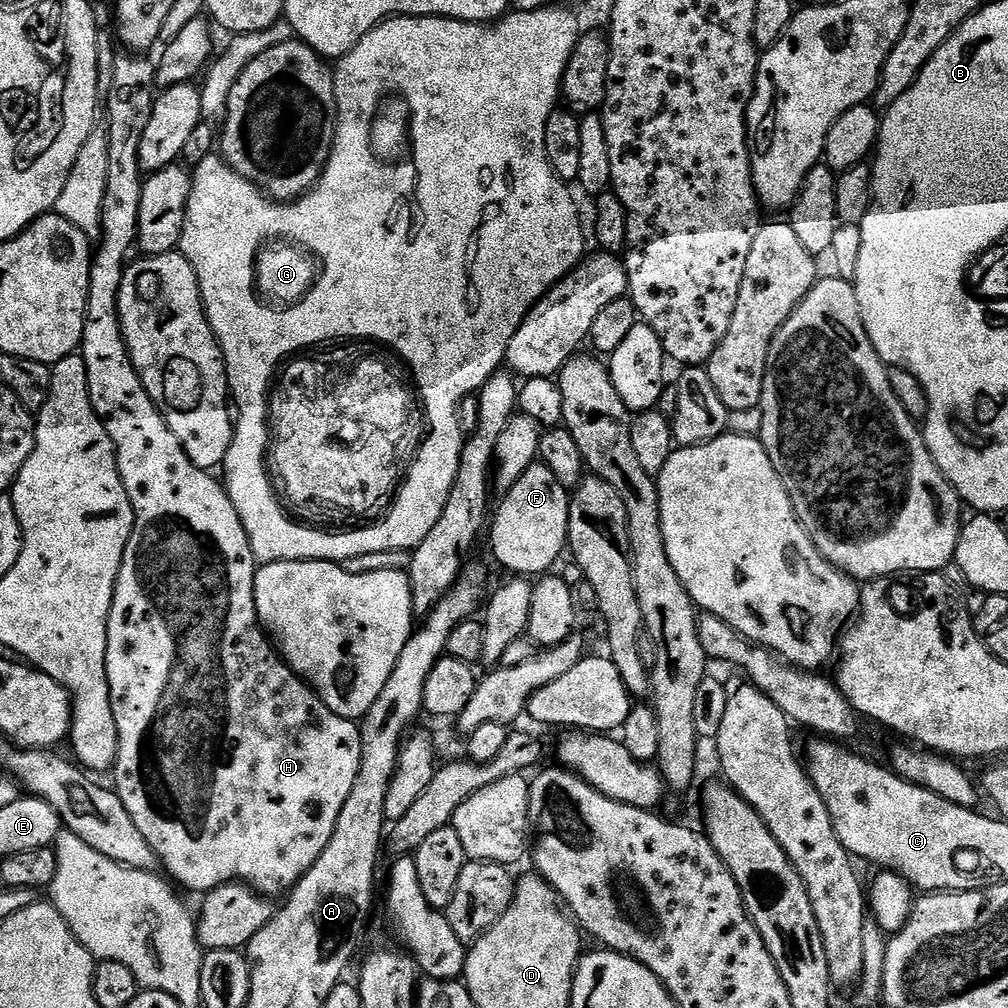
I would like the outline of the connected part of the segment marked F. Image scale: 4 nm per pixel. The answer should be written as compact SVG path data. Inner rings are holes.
M535 462L530 465L529 469L526 470L524 474L522 474L521 478L519 478L518 482L515 482L513 488L506 494L502 496L500 500L501 504L494 508L494 519L490 524L490 532L492 528L492 552L496 555L496 560L501 564L504 568L509 568L512 571L512 574L519 574L524 578L539 578L544 576L545 574L551 573L553 571L552 568L556 564L556 559L559 558L560 555L565 555L566 549L568 548L568 501L570 499L569 489L566 489L562 486L562 482L558 482L558 478L554 478L554 473L547 468L544 464Z

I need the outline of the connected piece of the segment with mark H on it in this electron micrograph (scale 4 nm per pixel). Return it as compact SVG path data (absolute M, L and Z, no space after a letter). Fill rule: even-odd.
M120 54L120 55L117 55L117 58L116 58L116 61L115 61L115 62L114 62L114 78L113 78L113 79L112 79L112 81L111 81L111 82L110 82L110 86L109 86L109 87L108 87L108 88L107 88L107 90L106 90L106 108L107 108L107 104L108 104L108 113L106 113L106 119L107 119L107 122L108 122L108 141L109 141L109 142L110 142L110 155L109 155L109 157L108 157L108 164L107 164L107 173L106 173L106 198L104 198L104 199L103 199L103 200L102 200L102 226L101 226L101 227L100 227L100 235L99 235L99 237L98 237L98 243L100 243L100 245L99 245L99 244L98 244L98 243L97 243L97 244L96 244L96 245L95 245L95 248L94 248L94 251L93 251L93 254L92 254L92 269L91 269L91 270L90 270L90 290L89 290L89 291L88 291L88 305L87 305L87 306L86 306L86 318L85 318L85 319L84 319L84 338L83 338L83 341L82 341L82 355L83 355L83 357L84 357L84 361L85 361L85 362L86 362L86 374L87 374L87 375L88 375L88 393L89 393L89 394L90 394L90 402L91 402L91 403L92 403L92 408L93 408L93 409L94 409L94 410L95 410L95 411L96 411L96 413L97 413L97 414L98 414L98 418L99 418L99 419L100 419L100 421L102 421L102 423L103 423L103 424L104 424L104 425L105 425L105 426L106 426L106 434L110 434L110 438L111 438L111 439L112 439L112 441L113 441L113 442L114 442L114 446L115 446L115 447L116 447L116 461L117 461L117 462L118 462L118 470L119 470L119 471L120 471L120 477L121 477L121 478L122 478L122 486L126 486L126 494L127 494L127 495L128 495L128 497L129 497L129 498L130 498L130 506L131 506L131 507L132 507L132 509L133 509L133 510L134 510L134 530L133 530L133 531L132 531L132 533L131 533L131 534L130 534L130 538L129 538L129 539L128 539L128 545L127 545L127 546L126 546L126 550L125 550L125 551L124 551L124 557L123 557L123 558L122 558L122 566L121 566L121 567L120 567L120 573L119 573L119 574L118 574L118 578L117 578L117 579L116 579L116 589L115 589L115 590L114 590L114 598L113 598L113 599L112 599L112 605L111 605L111 606L110 606L110 614L109 614L109 615L108 615L108 645L107 645L107 646L106 646L106 674L107 674L107 675L108 675L108 681L109 681L109 682L110 682L110 698L111 698L111 699L112 699L112 709L113 709L113 710L114 710L114 722L115 722L115 723L116 723L116 725L117 725L117 726L118 726L118 750L117 750L117 751L116 751L116 763L115 763L115 765L114 765L114 773L115 773L115 772L116 772L116 782L115 782L115 778L114 778L114 791L115 791L115 793L116 793L116 795L117 795L117 796L119 796L119 797L120 797L120 801L121 801L121 802L122 802L122 806L126 806L126 814L130 814L130 818L134 818L134 826L138 826L138 830L142 830L142 838L146 838L146 842L150 842L150 846L151 846L151 847L152 847L152 849L153 849L153 850L154 850L154 854L155 854L155 855L156 855L156 858L157 858L157 861L159 861L159 863L160 863L160 864L161 864L161 865L162 865L162 868L163 868L163 864L164 864L164 868L165 868L165 870L166 870L166 871L168 871L168 872L169 872L169 874L168 874L168 873L167 873L167 875L168 875L168 876L169 876L169 877L171 877L171 879L172 879L172 880L173 880L173 881L175 881L175 883L176 883L176 884L177 884L177 885L179 885L179 887L180 887L180 888L181 888L181 889L183 889L183 888L182 888L182 887L184 887L184 888L185 888L185 890L186 890L186 891L188 891L188 892L200 892L200 893L199 893L199 894L207 894L207 893L210 893L210 892L213 892L213 891L214 891L214 890L215 890L215 888L220 888L220 887L221 887L221 886L222 886L222 885L224 885L224 884L231 884L231 883L233 883L233 882L243 882L243 883L245 883L245 884L247 884L247 885L248 885L248 887L249 887L249 888L251 888L251 889L252 889L252 891L253 891L253 892L255 892L255 893L257 893L257 894L259 894L259 895L261 895L261 896L266 896L266 897L269 897L269 898L277 898L277 897L276 897L276 896L280 896L280 895L281 895L281 896L280 896L280 897L283 897L283 896L284 896L284 895L285 895L285 893L287 893L287 892L288 892L288 891L289 891L289 890L290 890L290 889L291 889L291 888L292 888L292 887L294 887L294 885L296 885L296 883L298 883L298 881L299 881L299 880L301 880L301 878L302 878L302 877L304 877L304 876L305 876L305 874L306 874L306 873L307 873L307 872L309 872L309 871L310 871L310 869L311 869L311 868L312 868L312 867L313 867L313 866L314 866L314 862L318 862L318 858L322 858L322 850L326 850L326 846L327 846L327 845L328 845L328 844L329 844L329 843L330 843L330 838L334 838L334 826L338 826L338 814L342 814L342 806L346 806L346 798L350 798L350 790L354 790L354 778L358 778L358 774L359 774L359 773L360 773L360 763L361 763L361 762L362 762L362 738L361 738L361 737L360 737L360 724L359 724L359 723L357 723L357 721L354 721L354 720L347 720L347 719L346 719L346 718L342 718L342 717L341 717L341 716L339 716L339 715L338 715L338 714L334 714L334 710L330 710L330 706L326 706L326 705L325 705L325 704L324 704L324 703L322 703L322 702L321 702L321 700L320 700L320 698L319 698L319 696L317 696L317 695L316 695L316 693L315 693L315 692L313 692L313 691L312 691L312 689L311 689L311 688L309 688L309 687L308 687L308 685L307 685L307 684L305 684L305 683L304 683L304 681L303 681L303 680L301 680L301 679L300 679L300 677L299 677L299 676L297 676L297 675L296 675L296 673L295 673L295 672L293 672L293 670L292 670L292 668L291 668L291 666L290 666L290 665L288 665L288 664L286 664L286 663L284 663L284 659L282 659L282 658L281 658L281 657L280 657L280 653L279 653L279 652L277 652L277 651L276 651L276 649L275 649L275 647L274 647L274 645L273 645L273 643L272 643L272 641L271 641L271 639L269 639L269 637L268 637L268 636L267 636L267 635L266 635L266 633L265 633L265 631L264 631L264 629L263 629L263 628L261 628L261 626L260 626L260 620L259 620L259 619L258 619L258 618L257 618L257 616L256 616L256 595L255 595L255 594L254 594L254 582L255 582L255 581L256 581L256 569L257 569L257 567L258 567L258 561L257 561L257 559L256 559L256 556L255 556L255 555L254 555L254 553L252 553L252 547L251 547L251 546L250 546L250 538L249 538L249 537L248 537L248 535L247 535L247 534L246 534L246 530L245 530L245 529L244 529L244 527L243 527L243 526L242 526L242 518L238 518L238 510L234 510L234 502L230 502L230 498L229 498L229 497L228 497L228 489L227 489L227 488L225 488L225 487L224 487L224 485L223 485L223 483L221 483L221 481L220 481L220 480L219 480L219 479L217 479L217 477L216 477L216 480L215 480L215 478L214 478L214 477L215 477L215 475L213 475L213 473L212 473L212 472L204 472L204 471L202 471L202 469L201 469L201 468L199 468L199 467L198 467L198 466L194 466L194 465L193 465L193 464L192 464L192 463L191 463L191 462L190 462L190 458L186 458L186 450L182 450L182 446L181 446L181 445L180 445L180 443L179 443L179 442L178 442L178 438L174 438L174 434L173 434L173 433L172 433L172 431L171 431L171 430L170 430L170 426L166 426L166 422L165 422L165 421L164 421L164 419L163 419L163 418L162 418L162 414L161 414L161 413L160 413L160 412L159 412L159 411L158 411L158 410L157 410L157 408L156 408L156 407L155 407L155 406L154 406L154 402L153 402L153 401L152 401L152 399L151 399L151 398L150 398L150 394L146 394L146 386L142 386L142 382L141 382L141 381L140 381L140 379L139 379L139 378L138 378L138 374L137 374L137 373L136 373L136 371L135 371L135 370L134 370L134 366L133 366L133 365L132 365L132 359L131 359L131 358L130 358L130 354L129 354L129 353L128 353L128 347L127 347L127 346L126 346L126 342L125 342L125 341L124 341L124 335L123 335L123 334L122 334L122 330L121 330L121 329L120 329L120 315L119 315L119 314L118 314L118 294L119 294L119 293L120 293L120 287L121 287L121 286L122 286L122 278L123 278L123 277L124 277L124 270L125 270L125 267L126 267L126 259L125 259L125 260L124 260L124 255L126 255L126 254L127 254L127 252L128 252L128 251L130 251L130 250L131 250L131 248L134 248L134 245L135 245L135 244L136 244L136 231L137 231L137 230L138 230L138 206L142 206L142 186L143 186L143 185L144 185L144 181L145 181L145 179L146 179L146 176L145 176L145 173L143 173L143 172L141 172L141 171L140 171L140 163L139 163L139 162L138 162L138 150L139 150L139 149L140 149L140 148L141 148L141 147L142 147L142 134L143 134L143 132L144 132L144 131L145 131L145 130L146 130L146 126L147 126L147 125L148 125L148 123L150 123L150 114L151 114L151 113L152 113L152 111L153 111L153 110L154 110L154 102L155 102L155 101L156 101L156 97L157 97L157 95L158 95L158 89L157 89L157 87L156 87L156 65L155 65L155 63L153 63L153 61L152 61L152 60L151 60L151 59L150 59L150 60L149 60L149 61L148 61L148 60L147 60L147 59L148 59L148 58L149 58L149 57L148 57L148 56L147 56L147 55L144 55L144 54Z

